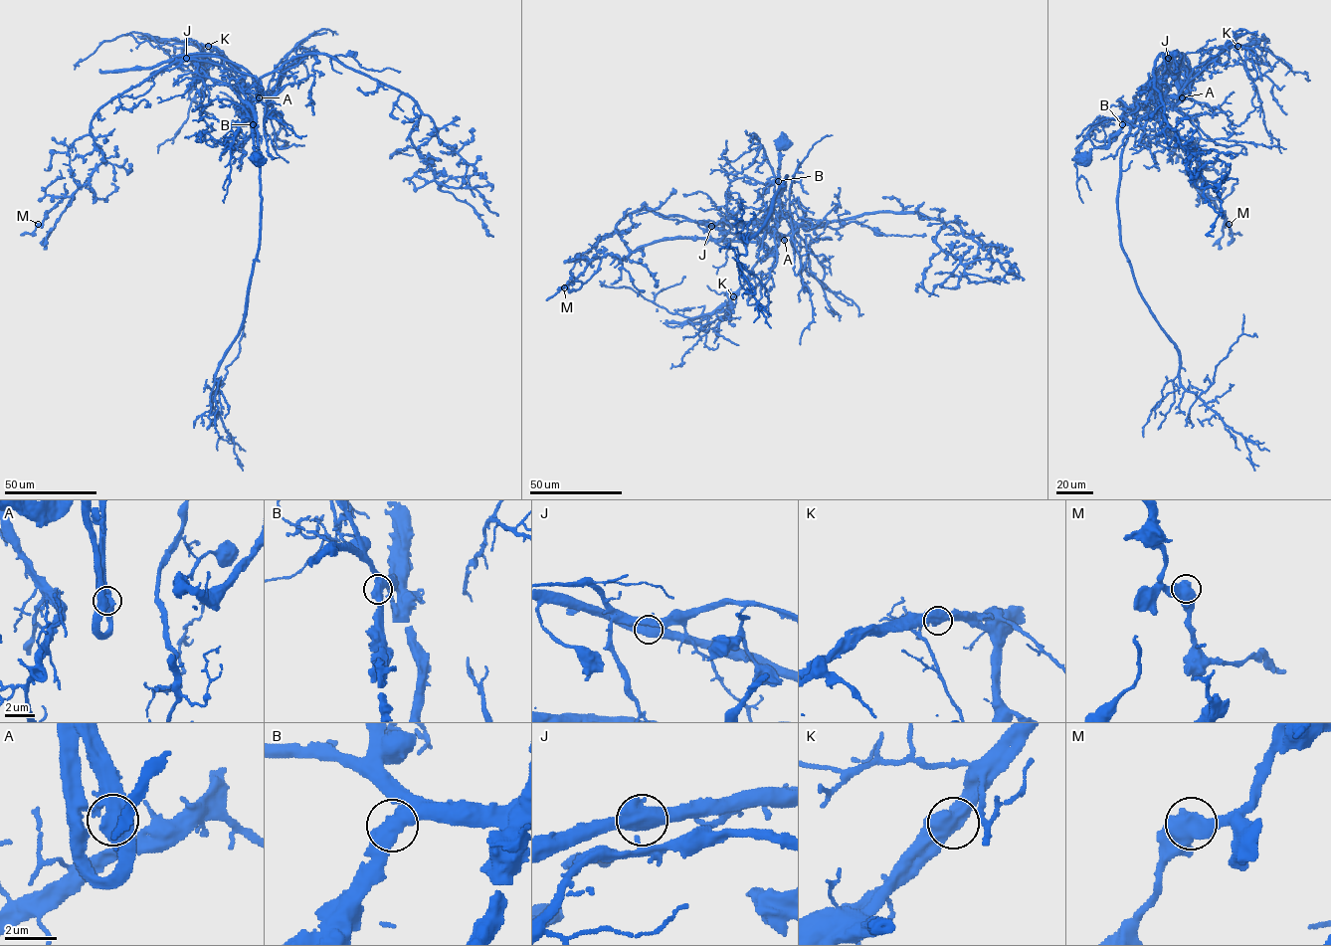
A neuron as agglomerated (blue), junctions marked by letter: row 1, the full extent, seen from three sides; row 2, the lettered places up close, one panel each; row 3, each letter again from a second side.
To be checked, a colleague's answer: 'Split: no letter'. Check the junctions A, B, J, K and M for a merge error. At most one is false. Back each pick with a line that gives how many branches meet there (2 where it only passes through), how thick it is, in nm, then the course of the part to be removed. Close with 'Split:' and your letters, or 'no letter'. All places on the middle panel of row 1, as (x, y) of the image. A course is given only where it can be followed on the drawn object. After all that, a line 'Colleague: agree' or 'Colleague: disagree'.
K: Branches: 2. Thickness 700 nm. Course of the part to remove: (733, 296), (763, 272), (768, 246), (752, 236), (726, 239), (758, 241), (788, 217), (831, 312)
Split: K
Colleague: disagree

